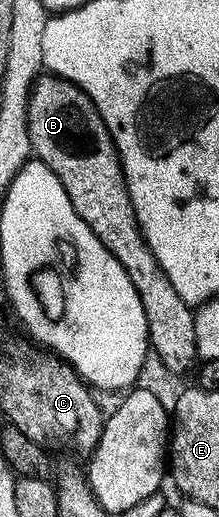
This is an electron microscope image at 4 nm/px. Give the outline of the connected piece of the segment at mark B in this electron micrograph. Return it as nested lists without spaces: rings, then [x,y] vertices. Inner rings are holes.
[[[43,75],[35,82],[27,104],[27,126],[31,152],[65,187],[73,211],[101,239],[101,243],[125,267],[125,275],[133,283],[141,299],[141,307],[147,320],[147,339],[153,353],[171,373],[183,373],[191,364],[196,364],[197,335],[195,334],[195,313],[173,291],[173,283],[161,271],[157,259],[145,243],[143,233],[135,218],[135,208],[131,205],[127,181],[123,177],[123,164],[115,152],[115,143],[102,121],[92,119],[86,125],[81,117],[86,109],[92,108],[91,99],[61,77]]]

